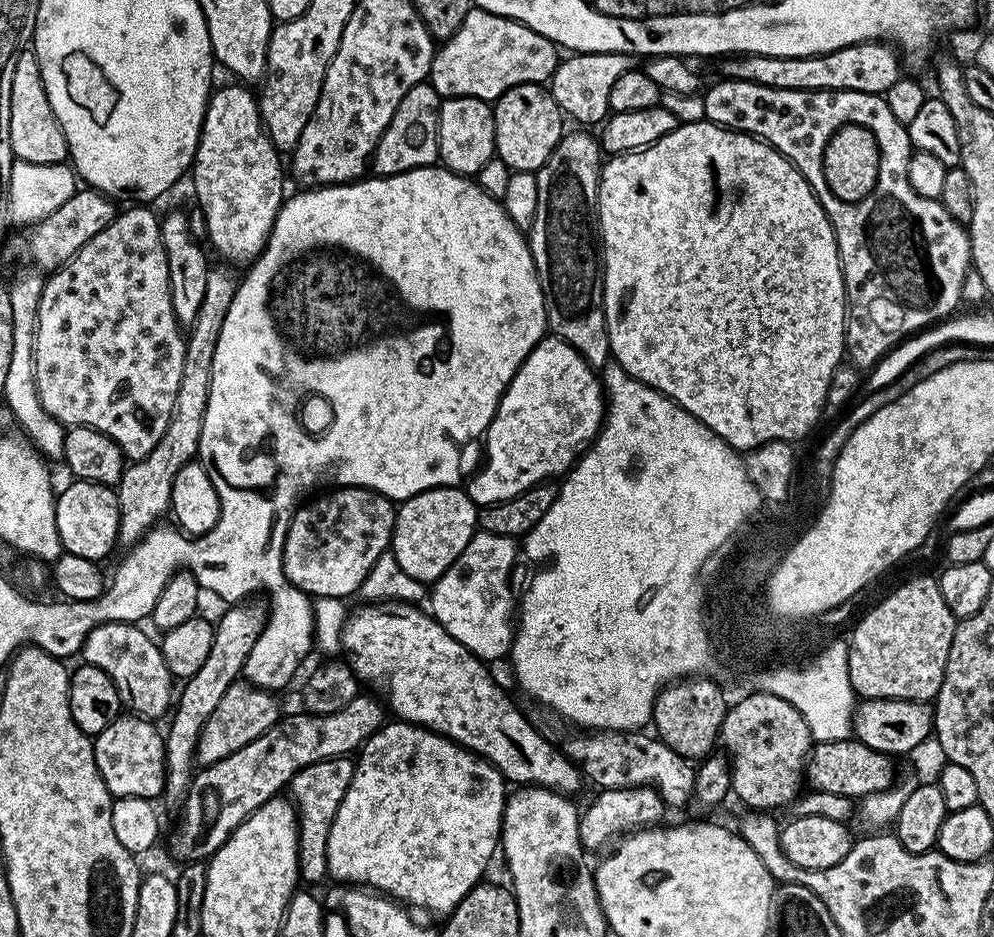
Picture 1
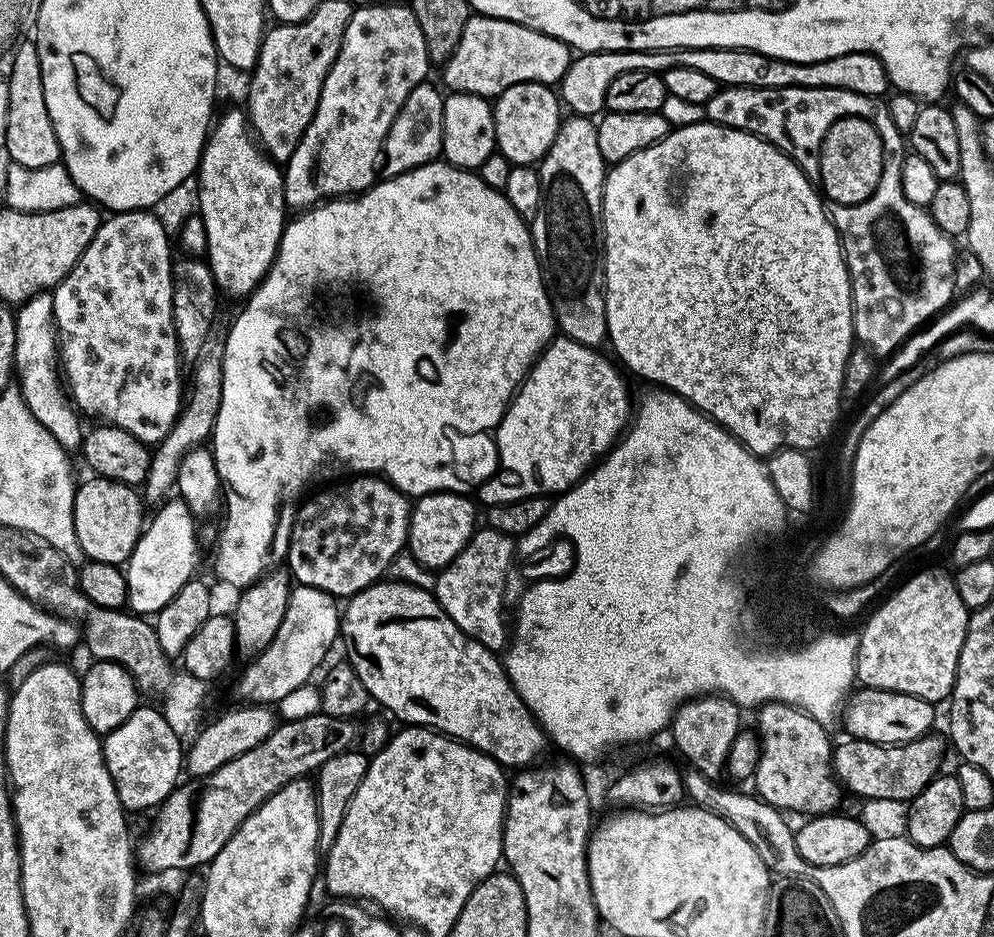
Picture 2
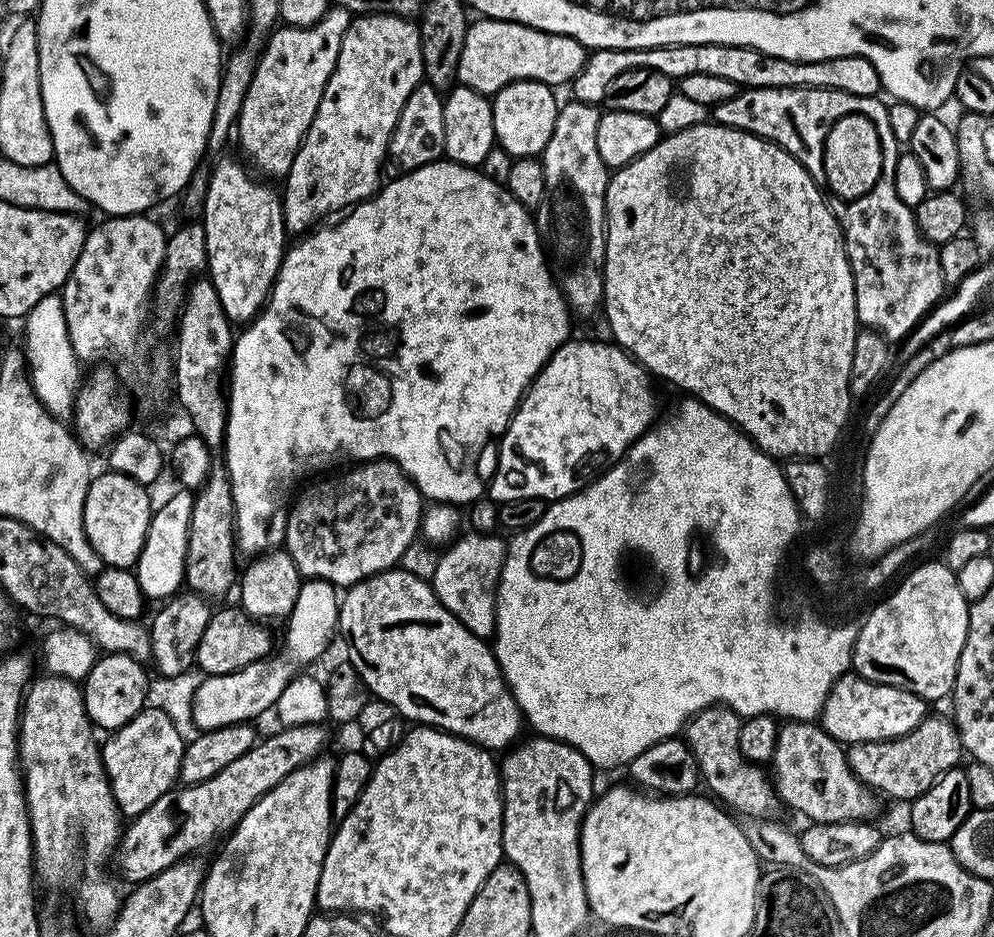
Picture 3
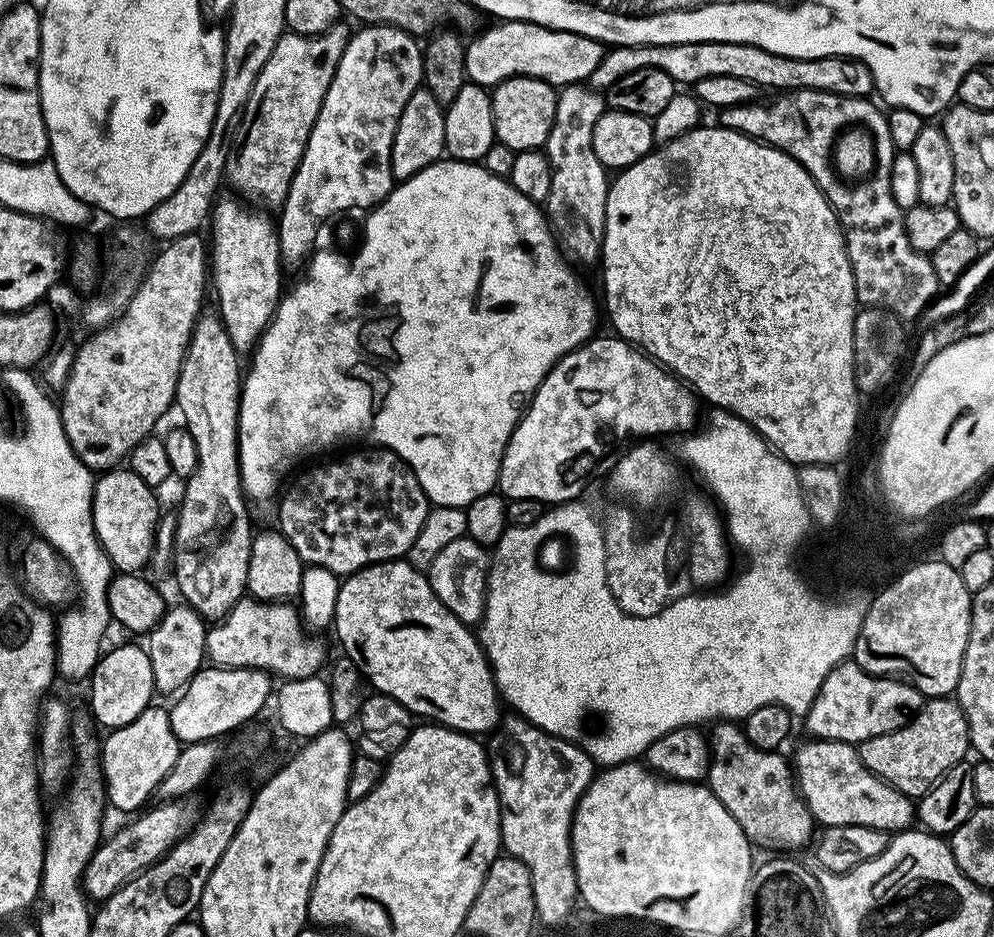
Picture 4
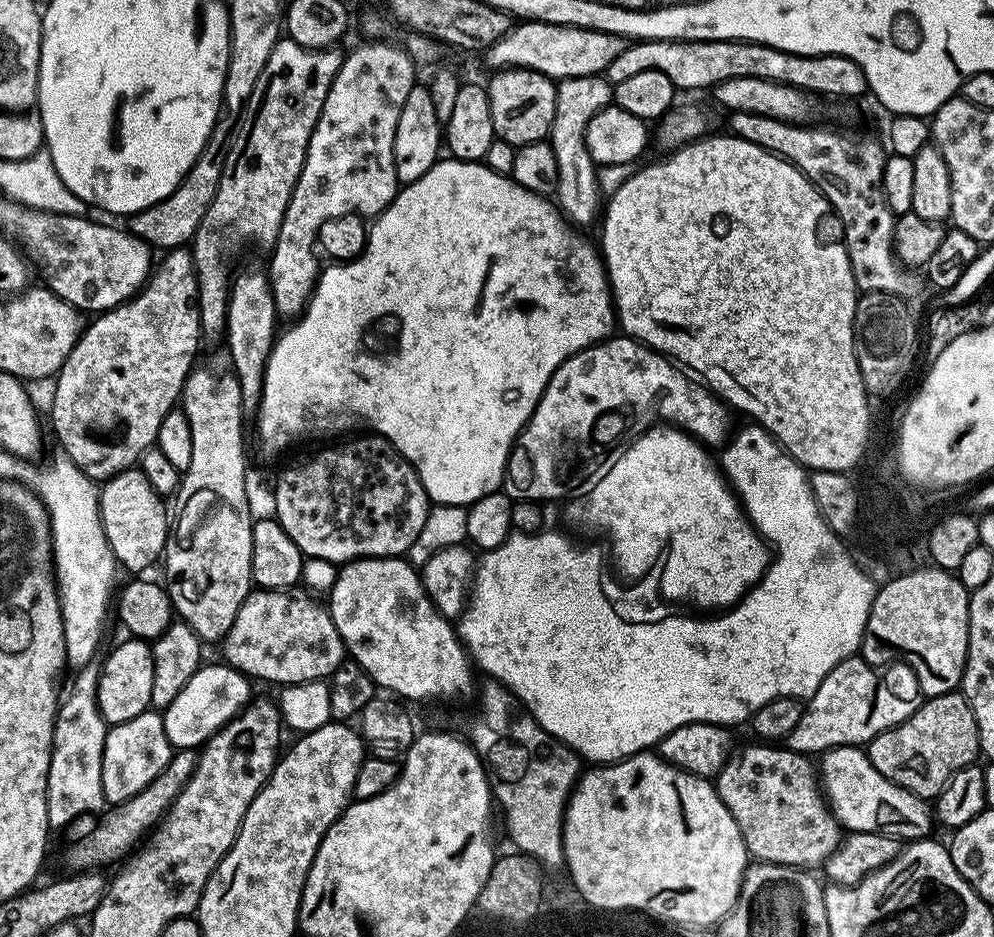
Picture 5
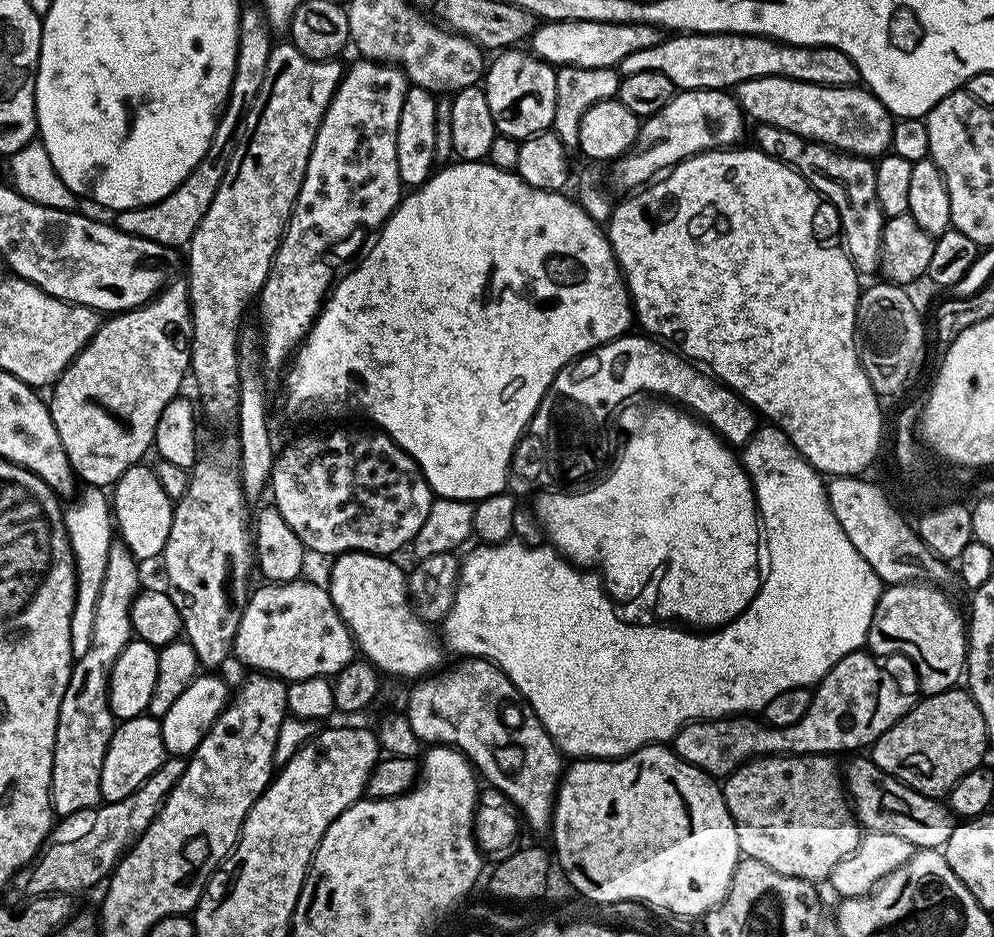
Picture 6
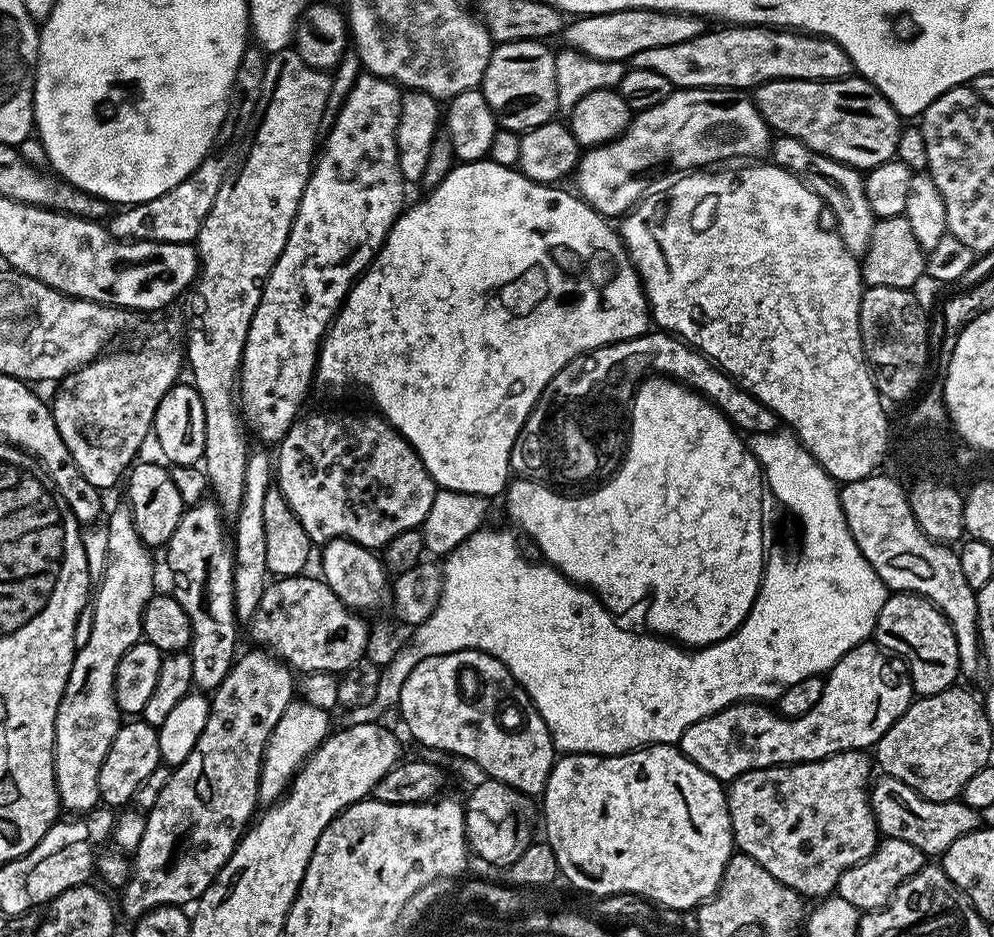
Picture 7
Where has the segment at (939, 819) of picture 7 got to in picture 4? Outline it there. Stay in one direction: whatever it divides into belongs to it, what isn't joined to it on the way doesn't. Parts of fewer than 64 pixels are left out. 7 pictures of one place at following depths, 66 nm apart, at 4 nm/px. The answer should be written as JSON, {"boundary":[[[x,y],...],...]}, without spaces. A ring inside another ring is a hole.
{"boundary":[[[815,738],[807,742],[809,744],[804,744],[797,750],[796,760],[794,756],[794,775],[800,797],[806,802],[817,825],[824,828],[870,826],[889,834],[913,827],[913,801],[870,770],[866,770],[857,745]]]}

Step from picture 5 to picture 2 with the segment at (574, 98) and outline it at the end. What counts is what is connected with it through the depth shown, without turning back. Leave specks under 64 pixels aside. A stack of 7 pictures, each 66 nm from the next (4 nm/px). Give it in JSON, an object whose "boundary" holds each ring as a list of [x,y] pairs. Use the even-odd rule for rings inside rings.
{"boundary":[[[569,115],[561,119],[560,129],[550,150],[539,161],[542,198],[540,209],[531,217],[530,231],[536,258],[550,283],[548,295],[556,318],[556,327],[563,335],[584,344],[587,348],[599,349],[608,335],[606,306],[604,305],[604,261],[602,259],[602,221],[604,219],[604,178],[606,162],[602,150],[598,150],[597,121],[590,116]]]}

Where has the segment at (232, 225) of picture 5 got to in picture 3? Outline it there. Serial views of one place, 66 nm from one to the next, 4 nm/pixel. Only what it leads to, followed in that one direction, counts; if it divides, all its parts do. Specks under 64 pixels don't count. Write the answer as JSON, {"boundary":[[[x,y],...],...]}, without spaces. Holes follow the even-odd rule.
{"boundary":[[[332,6],[314,26],[280,26],[268,37],[234,129],[235,135],[240,135],[243,159],[261,177],[287,177],[300,143],[310,130],[310,122],[314,122],[314,114],[318,114],[318,102],[322,102],[326,82],[330,74],[334,74],[342,38],[353,18],[353,13]]]}

